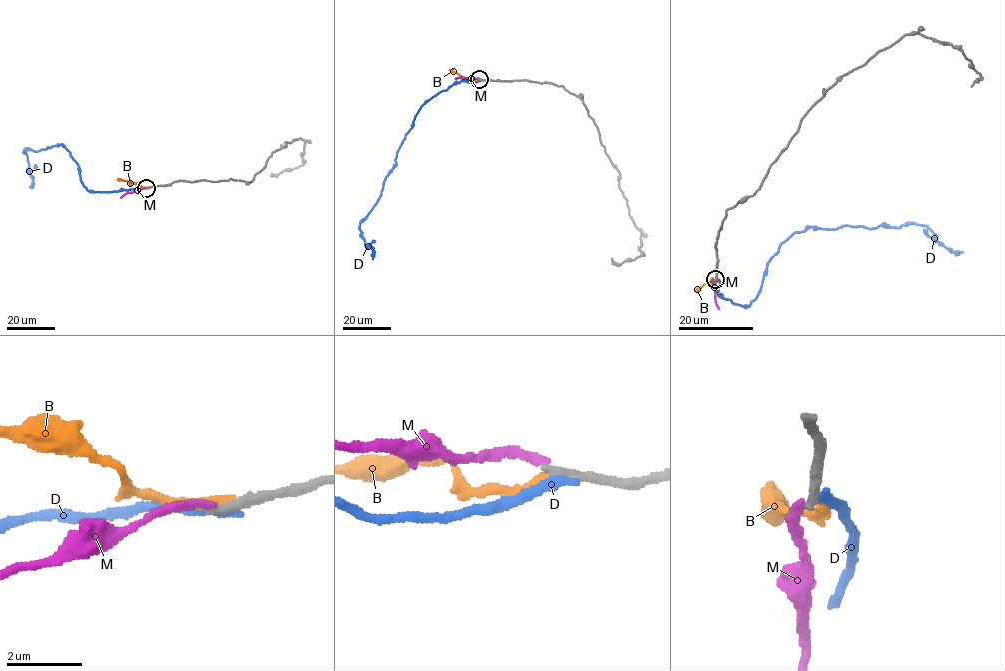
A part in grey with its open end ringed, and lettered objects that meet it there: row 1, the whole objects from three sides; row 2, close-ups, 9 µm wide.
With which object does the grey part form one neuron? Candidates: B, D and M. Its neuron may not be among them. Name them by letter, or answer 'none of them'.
M

